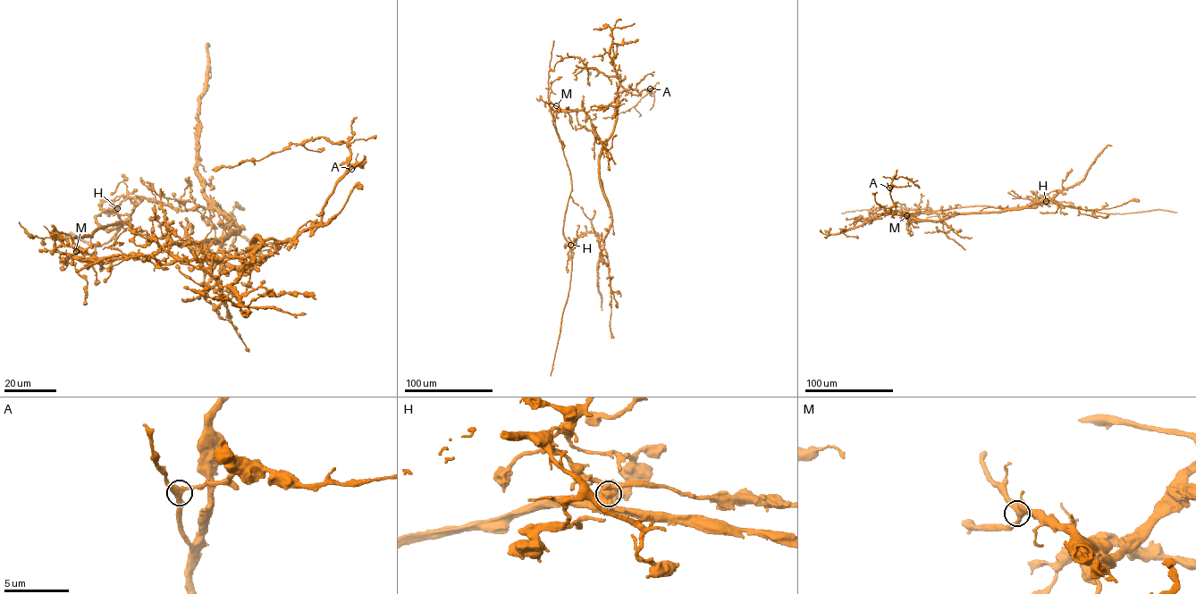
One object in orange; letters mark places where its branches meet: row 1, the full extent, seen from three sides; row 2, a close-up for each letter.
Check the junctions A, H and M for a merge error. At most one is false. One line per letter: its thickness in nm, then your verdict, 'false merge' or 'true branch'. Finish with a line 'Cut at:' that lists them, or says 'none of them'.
A: 440 nm | true branch
H: 550 nm | false merge
M: 400 nm | true branch
Cut at: H

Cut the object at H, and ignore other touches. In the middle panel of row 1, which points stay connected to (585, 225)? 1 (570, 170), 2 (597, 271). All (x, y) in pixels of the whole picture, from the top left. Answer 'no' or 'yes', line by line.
1: no
2: yes

